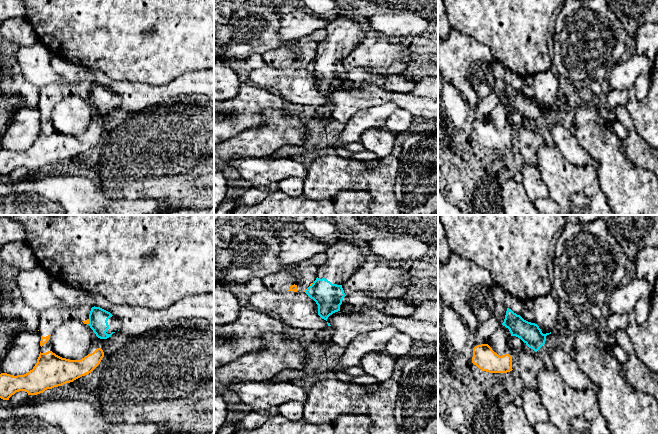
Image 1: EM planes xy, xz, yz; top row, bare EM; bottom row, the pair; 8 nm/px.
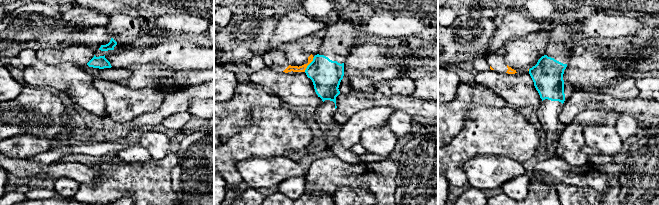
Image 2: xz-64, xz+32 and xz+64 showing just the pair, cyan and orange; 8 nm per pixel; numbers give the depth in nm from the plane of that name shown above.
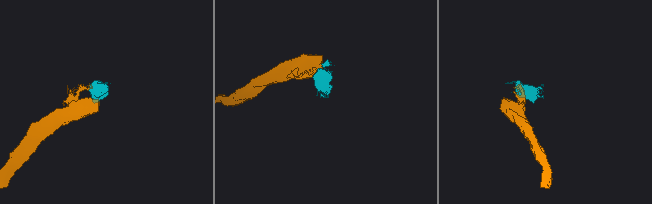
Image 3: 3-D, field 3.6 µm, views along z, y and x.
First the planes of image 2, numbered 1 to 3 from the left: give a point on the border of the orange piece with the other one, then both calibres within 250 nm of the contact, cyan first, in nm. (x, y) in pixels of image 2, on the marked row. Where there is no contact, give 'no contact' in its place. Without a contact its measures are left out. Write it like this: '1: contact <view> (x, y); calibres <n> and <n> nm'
1: no contact
2: contact xz+32 (309, 64); calibres 260 and 50 nm
3: no contact

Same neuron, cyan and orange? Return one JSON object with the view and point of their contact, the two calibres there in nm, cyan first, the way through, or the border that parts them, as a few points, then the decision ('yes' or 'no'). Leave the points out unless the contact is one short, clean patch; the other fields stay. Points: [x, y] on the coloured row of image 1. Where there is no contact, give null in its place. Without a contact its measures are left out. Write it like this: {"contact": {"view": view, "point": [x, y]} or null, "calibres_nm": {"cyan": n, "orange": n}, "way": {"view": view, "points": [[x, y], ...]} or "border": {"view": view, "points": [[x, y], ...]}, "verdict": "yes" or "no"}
{"contact": {"view": "xy", "point": [89, 322]}, "calibres_nm": {"cyan": 160, "orange": 30}, "border": {"view": "xy", "points": [[89, 319], [87, 324]]}, "verdict": "no"}

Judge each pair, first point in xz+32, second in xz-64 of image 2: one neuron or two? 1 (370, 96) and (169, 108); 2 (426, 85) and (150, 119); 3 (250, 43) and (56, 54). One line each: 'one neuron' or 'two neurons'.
1: two neurons
2: one neuron
3: two neurons

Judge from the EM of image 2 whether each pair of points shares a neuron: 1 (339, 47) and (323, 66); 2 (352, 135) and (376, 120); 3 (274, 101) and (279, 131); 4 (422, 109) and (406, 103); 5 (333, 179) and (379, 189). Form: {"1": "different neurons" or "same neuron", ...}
{"1": "same neuron", "2": "same neuron", "3": "different neurons", "4": "same neuron", "5": "same neuron"}

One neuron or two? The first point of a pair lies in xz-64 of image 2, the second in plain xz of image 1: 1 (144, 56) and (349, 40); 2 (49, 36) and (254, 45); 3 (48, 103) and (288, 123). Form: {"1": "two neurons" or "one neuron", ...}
{"1": "two neurons", "2": "one neuron", "3": "two neurons"}

